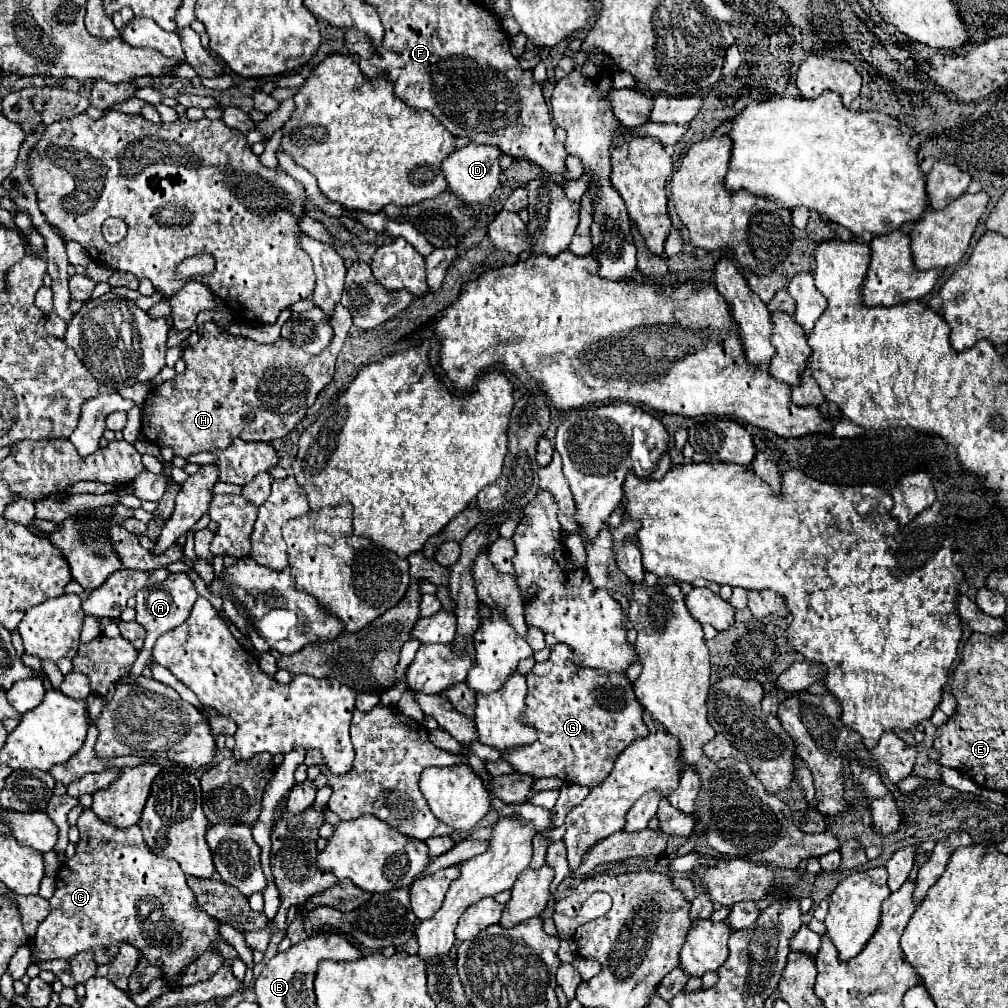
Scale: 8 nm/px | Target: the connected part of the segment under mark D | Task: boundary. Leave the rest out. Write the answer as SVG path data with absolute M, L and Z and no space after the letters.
M470 142L468 146L454 150L444 162L442 162L442 174L448 182L448 190L464 204L478 204L488 200L494 190L498 188L500 180L500 162L498 156L502 152L496 146L486 146L486 144L474 144Z

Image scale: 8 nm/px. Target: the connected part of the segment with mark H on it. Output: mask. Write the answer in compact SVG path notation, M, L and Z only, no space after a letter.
M336 304L330 322L334 328L334 338L330 346L318 356L310 356L304 350L298 350L296 346L286 342L286 338L278 338L270 344L260 344L244 336L222 332L212 322L204 324L204 334L198 344L184 350L186 370L182 374L176 374L172 380L154 386L152 392L146 396L142 404L140 434L160 448L172 448L174 456L182 458L188 458L202 450L228 448L238 436L250 442L270 442L276 438L284 438L296 428L306 410L314 404L318 392L324 390L324 386L332 380L334 362L344 344L348 328L352 326L352 316L342 304Z

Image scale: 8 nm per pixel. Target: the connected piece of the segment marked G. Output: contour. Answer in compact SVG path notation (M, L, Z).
M556 644L548 660L534 664L526 676L528 696L526 696L526 722L538 730L538 740L522 750L514 750L508 762L516 772L528 774L532 778L556 776L570 784L582 784L592 788L606 776L614 764L614 758L628 746L634 738L644 738L648 728L644 724L644 708L636 700L634 686L626 672L606 672L598 668L582 668L572 660L572 652L566 644Z

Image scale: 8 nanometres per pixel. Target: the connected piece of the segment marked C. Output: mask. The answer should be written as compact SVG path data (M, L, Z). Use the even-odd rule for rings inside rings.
M84 810L76 822L80 833L80 839L76 844L76 854L68 858L58 876L56 876L56 890L50 898L52 912L48 918L38 926L34 944L32 944L32 962L42 960L56 960L84 952L94 950L98 964L108 964L116 954L122 940L128 940L134 944L150 962L158 962L158 966L166 966L166 978L164 980L176 980L178 974L184 970L186 964L194 962L204 950L214 946L224 956L224 966L230 966L236 958L236 950L226 944L220 934L216 920L210 918L202 908L196 904L196 898L192 890L186 884L186 876L178 862L156 856L150 852L142 838L140 826L118 830L106 822L102 822L92 810ZM104 948L110 952L106 954Z

